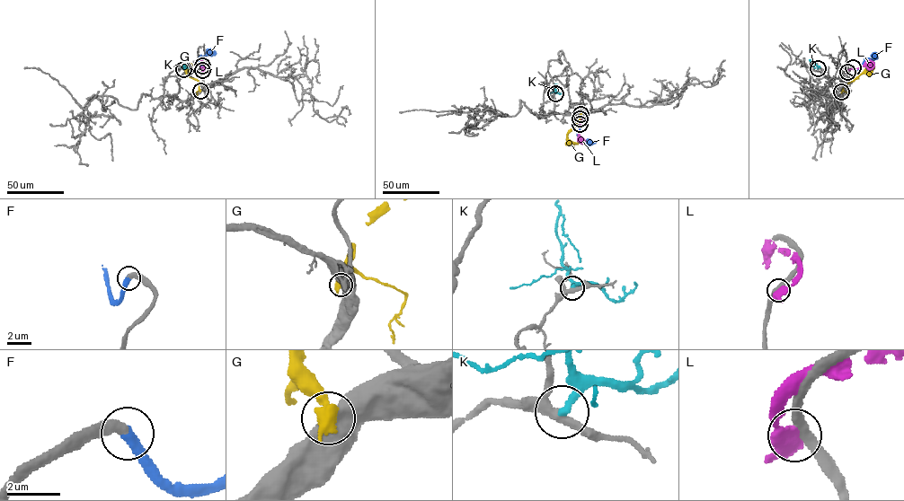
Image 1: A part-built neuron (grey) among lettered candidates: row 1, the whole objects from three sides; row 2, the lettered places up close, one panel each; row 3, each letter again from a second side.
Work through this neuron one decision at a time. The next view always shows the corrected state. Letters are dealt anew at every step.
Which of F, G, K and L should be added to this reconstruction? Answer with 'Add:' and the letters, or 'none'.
Add: F

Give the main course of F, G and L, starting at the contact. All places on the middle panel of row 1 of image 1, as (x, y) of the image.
F: (580, 124), (577, 135), (580, 140), (583, 144), (594, 142)
G: (580, 114), (568, 133), (567, 138), (573, 146)
L: (580, 118), (579, 134), (582, 144)

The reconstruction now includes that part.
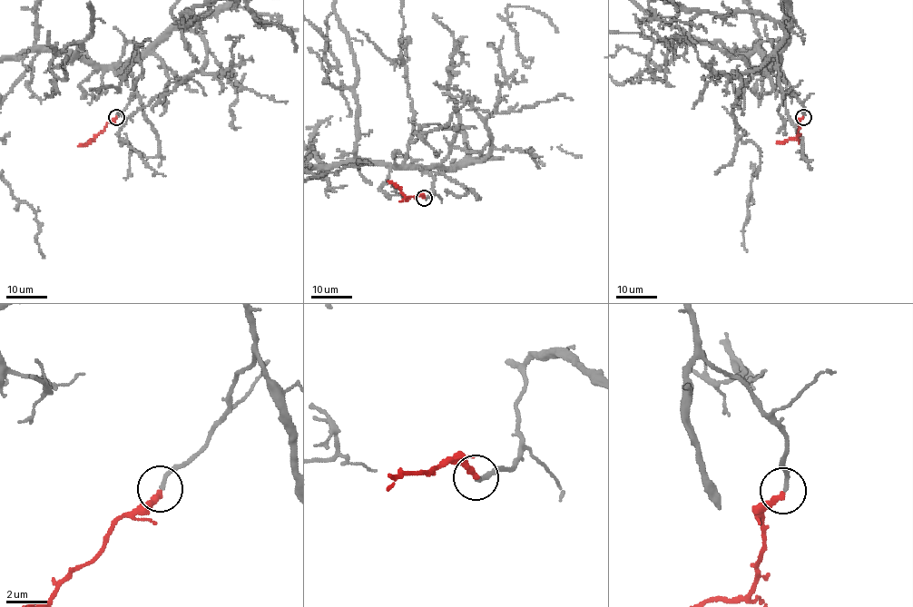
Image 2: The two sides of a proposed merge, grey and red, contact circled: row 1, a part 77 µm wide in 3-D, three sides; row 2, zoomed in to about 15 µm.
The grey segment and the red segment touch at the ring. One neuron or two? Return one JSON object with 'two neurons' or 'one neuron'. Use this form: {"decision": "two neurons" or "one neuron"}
{"decision": "one neuron"}

